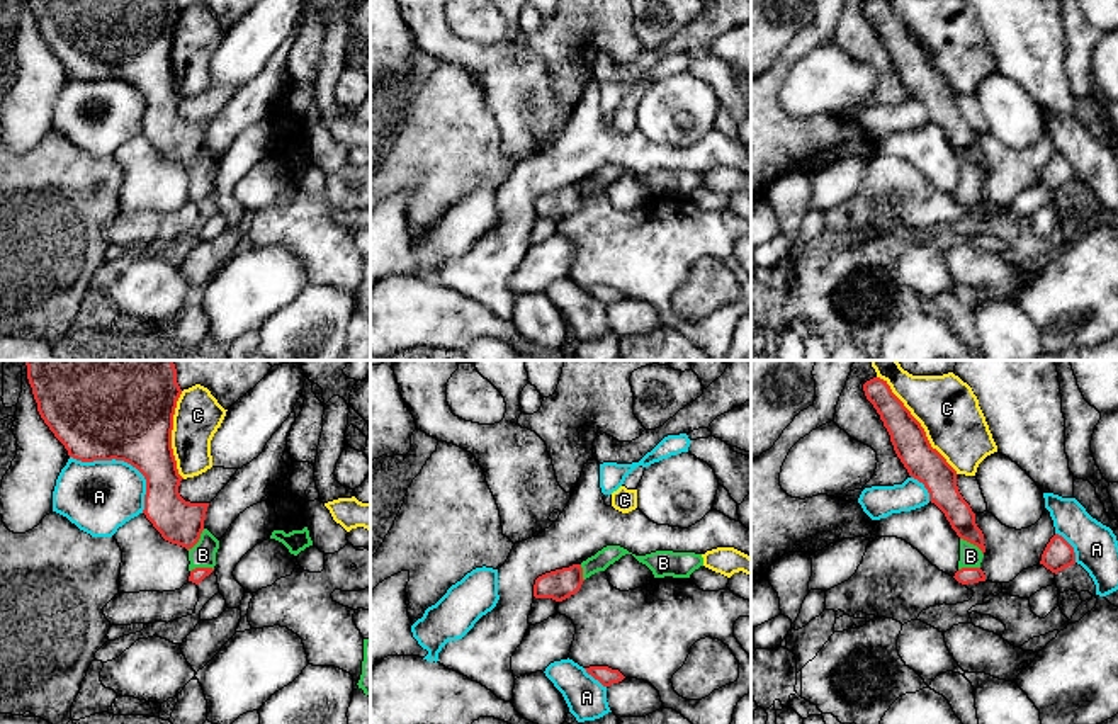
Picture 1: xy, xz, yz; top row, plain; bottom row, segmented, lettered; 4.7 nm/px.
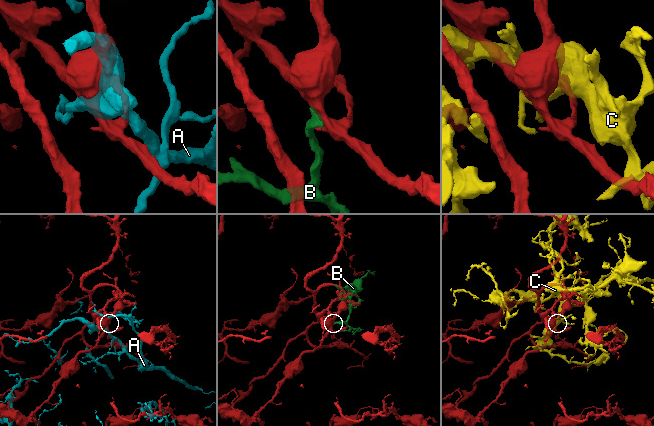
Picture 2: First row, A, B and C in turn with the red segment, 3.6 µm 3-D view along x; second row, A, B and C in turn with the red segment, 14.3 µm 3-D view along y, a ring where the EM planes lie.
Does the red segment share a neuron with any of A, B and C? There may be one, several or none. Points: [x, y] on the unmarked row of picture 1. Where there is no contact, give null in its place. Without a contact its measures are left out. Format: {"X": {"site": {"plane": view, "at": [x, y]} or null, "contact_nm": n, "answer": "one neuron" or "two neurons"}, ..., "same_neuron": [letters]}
{"A": {"site": {"plane": "xy", "at": [124, 80]}, "contact_nm": 440, "answer": "two neurons"}, "B": {"site": {"plane": "yz", "at": [972, 162]}, "contact_nm": 140, "answer": "one neuron"}, "C": {"site": {"plane": "yz", "at": [921, 46]}, "contact_nm": 550, "answer": "two neurons"}, "same_neuron": ["B"]}

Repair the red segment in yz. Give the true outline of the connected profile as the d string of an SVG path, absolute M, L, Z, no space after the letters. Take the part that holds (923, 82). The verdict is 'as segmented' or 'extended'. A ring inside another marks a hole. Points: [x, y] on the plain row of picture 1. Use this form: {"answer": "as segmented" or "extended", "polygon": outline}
{"answer": "extended", "polygon": "M867 0L863 10L880 34L909 95L924 104L929 121L945 133L960 156L960 180L953 197L962 204L985 201L980 189L985 172L984 153L975 143L975 133L958 110L957 90L931 66L924 48L892 12L887 0Z"}

